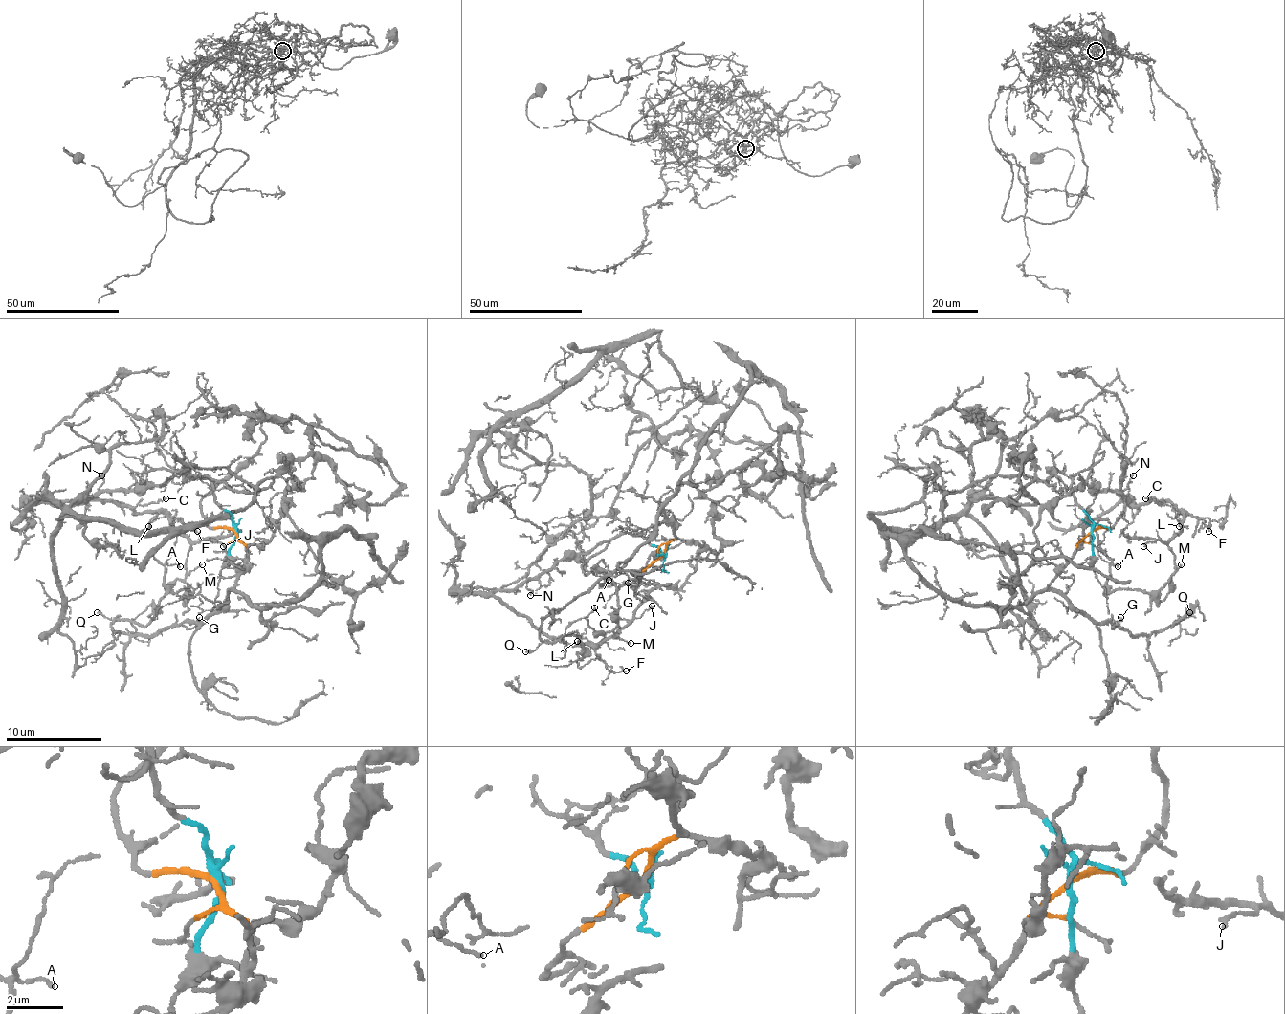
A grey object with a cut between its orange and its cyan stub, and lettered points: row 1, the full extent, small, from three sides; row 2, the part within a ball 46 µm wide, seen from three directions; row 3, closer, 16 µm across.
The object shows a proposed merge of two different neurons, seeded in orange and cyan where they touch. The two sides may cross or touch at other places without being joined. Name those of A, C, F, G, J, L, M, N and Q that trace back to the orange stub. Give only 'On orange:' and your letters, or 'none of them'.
On orange: G, Q

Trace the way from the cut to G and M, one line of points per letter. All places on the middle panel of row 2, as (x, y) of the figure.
G: (662, 555), (675, 538), (675, 528), (662, 511), (657, 531), (611, 574), (626, 574), (629, 584)
M: (662, 555), (640, 533), (614, 536), (494, 593), (565, 644), (602, 644), (619, 629), (614, 636), (631, 644)

